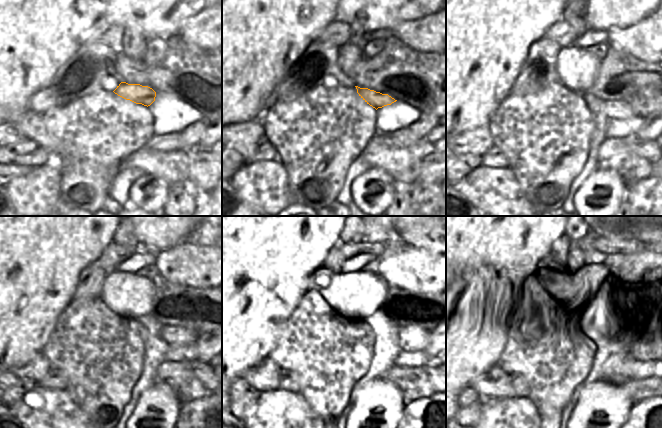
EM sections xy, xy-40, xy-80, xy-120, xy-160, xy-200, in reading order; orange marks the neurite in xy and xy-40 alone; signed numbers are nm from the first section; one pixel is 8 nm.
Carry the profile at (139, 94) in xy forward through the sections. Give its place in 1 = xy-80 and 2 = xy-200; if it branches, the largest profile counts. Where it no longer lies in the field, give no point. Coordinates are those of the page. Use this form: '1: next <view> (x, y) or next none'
1: next xy-80 (619, 110)
2: next xy-200 (646, 342)

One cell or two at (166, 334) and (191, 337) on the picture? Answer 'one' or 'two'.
one

